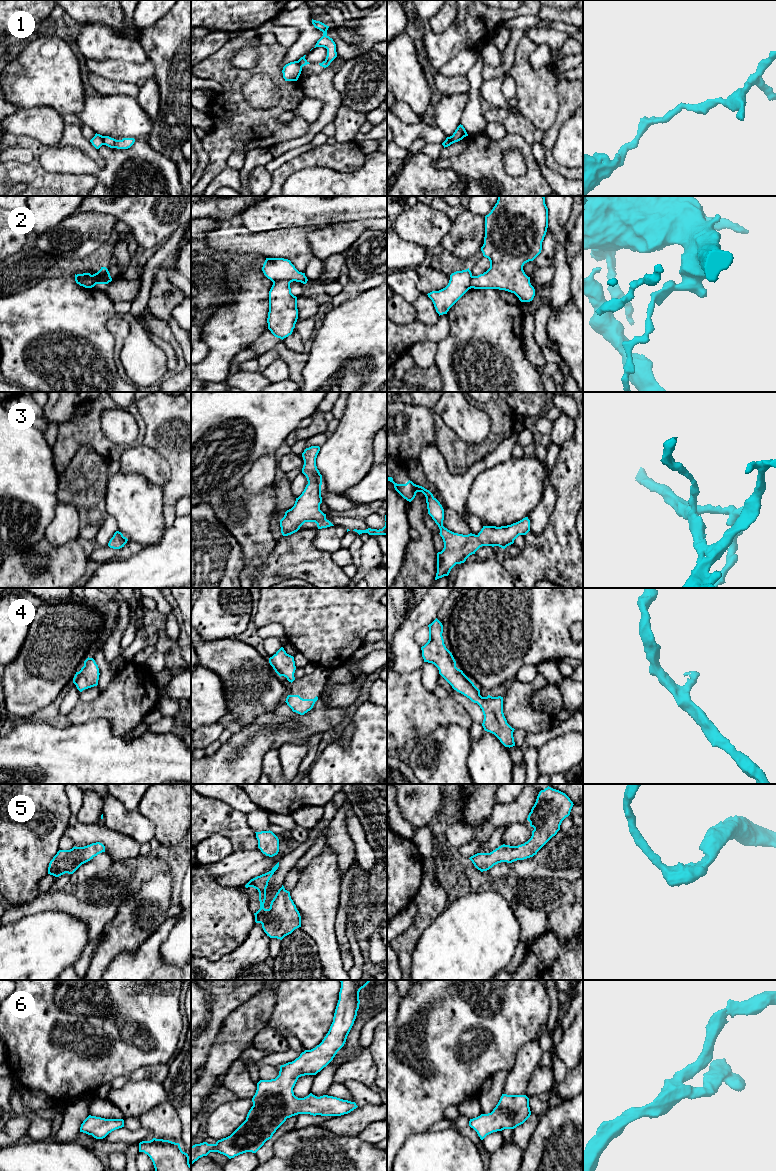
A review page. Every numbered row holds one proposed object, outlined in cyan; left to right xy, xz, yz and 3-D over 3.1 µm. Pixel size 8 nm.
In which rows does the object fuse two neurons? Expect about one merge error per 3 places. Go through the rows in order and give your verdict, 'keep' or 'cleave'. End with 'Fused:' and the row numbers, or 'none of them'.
1: cleave
2: cleave
3: keep
4: keep
5: keep
6: keep
Fused: 1, 2

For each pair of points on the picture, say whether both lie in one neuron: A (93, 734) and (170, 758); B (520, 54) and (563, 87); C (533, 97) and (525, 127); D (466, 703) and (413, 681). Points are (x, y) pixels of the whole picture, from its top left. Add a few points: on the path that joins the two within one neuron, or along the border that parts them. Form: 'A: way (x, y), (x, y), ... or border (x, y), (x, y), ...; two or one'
A: way (112, 753), (117, 758), (151, 758); one
B: border (557, 79), (557, 98), (559, 104); two
C: border (519, 112), (536, 128); two
D: border (450, 695), (469, 716); two

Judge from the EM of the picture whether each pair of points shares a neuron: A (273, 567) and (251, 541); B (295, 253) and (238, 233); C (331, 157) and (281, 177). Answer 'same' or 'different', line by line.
A: different
B: same
C: same

